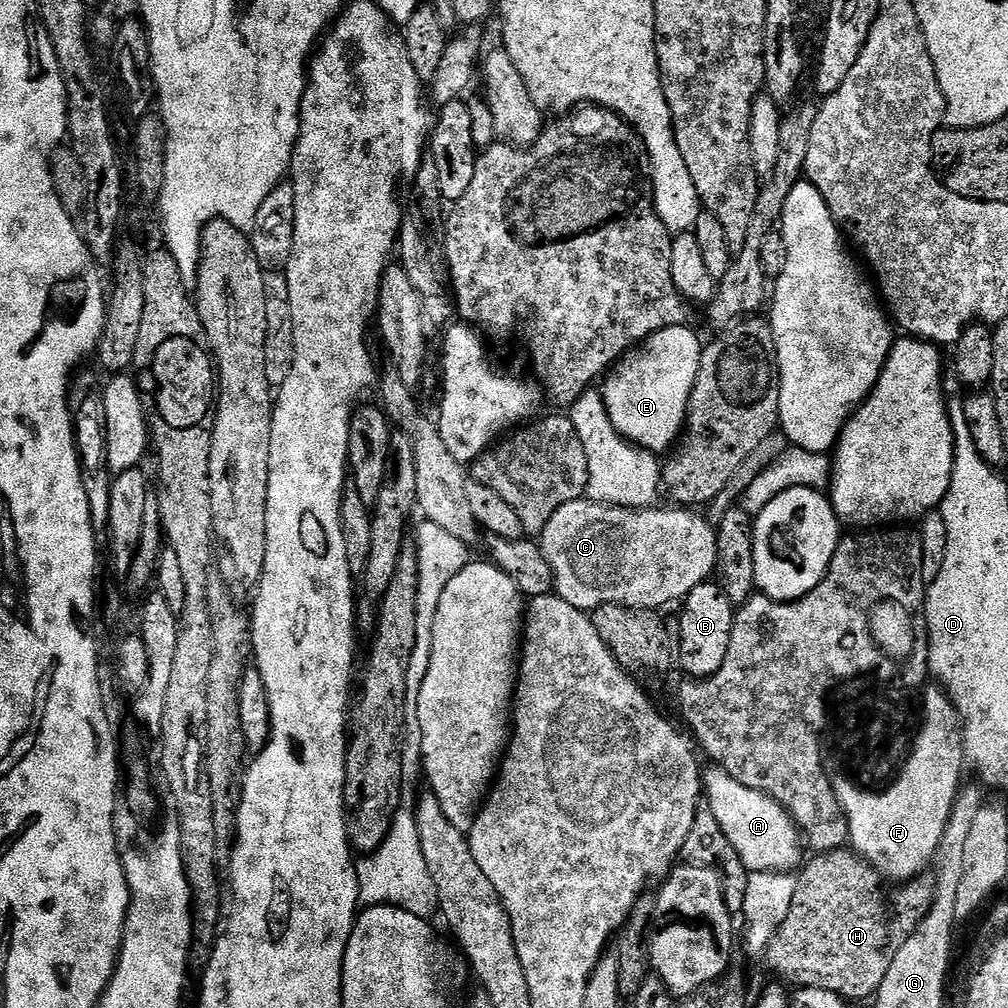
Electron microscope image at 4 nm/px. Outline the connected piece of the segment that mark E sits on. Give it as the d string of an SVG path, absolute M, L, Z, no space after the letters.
M679 324L658 330L639 346L625 352L612 365L603 381L606 414L610 414L614 430L647 452L667 453L681 439L684 431L688 399L694 390L702 351L702 340L690 329Z

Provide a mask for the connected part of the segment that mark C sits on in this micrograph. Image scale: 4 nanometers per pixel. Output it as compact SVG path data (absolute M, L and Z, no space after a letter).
M587 498L566 502L566 506L562 506L562 510L558 510L558 514L554 514L554 518L550 518L550 522L546 522L543 532L538 537L540 550L546 558L546 562L550 562L555 595L561 596L566 602L570 602L570 606L574 606L578 610L589 614L598 606L606 606L607 604L617 604L627 608L664 610L667 604L672 604L675 600L676 603L683 601L684 597L690 594L690 590L694 590L694 586L705 583L716 570L716 530L707 524L703 515L698 514L698 516L695 516L692 513L695 511L689 510L687 507L660 507L616 508L613 504L600 504L597 500L589 500Z

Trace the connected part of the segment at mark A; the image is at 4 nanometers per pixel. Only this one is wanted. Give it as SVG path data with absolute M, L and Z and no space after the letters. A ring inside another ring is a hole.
M715 766L703 769L702 792L714 818L718 818L718 826L722 826L722 835L738 850L738 858L742 858L749 872L792 874L801 867L806 853L802 833L792 821L792 815L778 801L764 792L742 786L742 782L730 778L726 770Z

